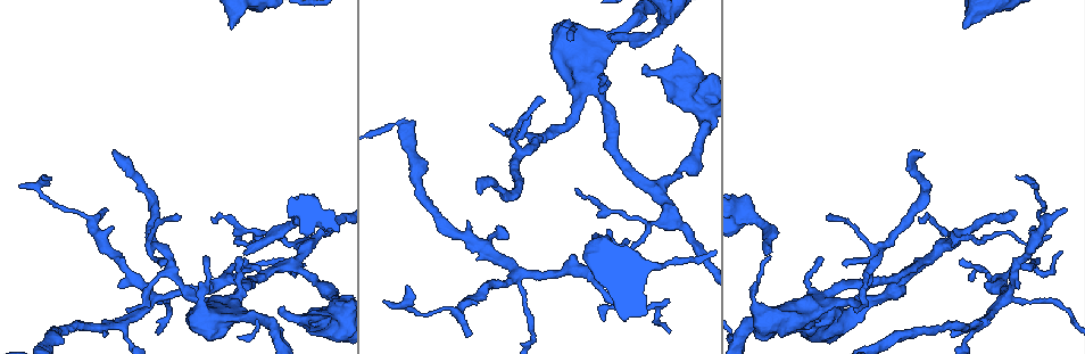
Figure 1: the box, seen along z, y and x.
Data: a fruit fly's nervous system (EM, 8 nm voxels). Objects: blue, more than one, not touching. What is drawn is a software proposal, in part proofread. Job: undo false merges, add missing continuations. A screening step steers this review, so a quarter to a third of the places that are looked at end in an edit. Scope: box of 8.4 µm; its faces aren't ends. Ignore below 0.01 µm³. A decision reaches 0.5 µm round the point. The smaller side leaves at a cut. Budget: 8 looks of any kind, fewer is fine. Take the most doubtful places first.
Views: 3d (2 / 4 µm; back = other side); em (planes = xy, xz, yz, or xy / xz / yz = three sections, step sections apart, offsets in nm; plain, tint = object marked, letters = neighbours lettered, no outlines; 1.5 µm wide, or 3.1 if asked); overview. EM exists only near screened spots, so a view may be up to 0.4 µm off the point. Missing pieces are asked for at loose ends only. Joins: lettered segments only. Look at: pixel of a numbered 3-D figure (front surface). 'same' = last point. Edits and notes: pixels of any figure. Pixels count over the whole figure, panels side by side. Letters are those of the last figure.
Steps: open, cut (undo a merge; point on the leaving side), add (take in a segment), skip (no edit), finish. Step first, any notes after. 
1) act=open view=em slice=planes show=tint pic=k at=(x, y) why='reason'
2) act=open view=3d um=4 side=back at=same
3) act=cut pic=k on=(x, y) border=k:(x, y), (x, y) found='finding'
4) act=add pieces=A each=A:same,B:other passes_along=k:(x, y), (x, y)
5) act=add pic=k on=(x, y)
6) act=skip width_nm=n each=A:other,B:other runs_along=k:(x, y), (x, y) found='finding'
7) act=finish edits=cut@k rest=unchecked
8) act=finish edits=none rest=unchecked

act=open view=3d um=2 pic=1 at=(963, 27) why='branch stops here'

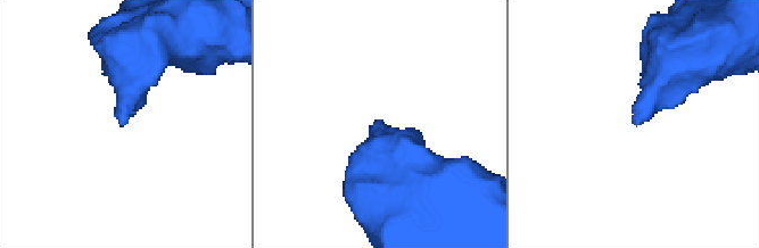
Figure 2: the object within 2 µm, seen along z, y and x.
act=open view=em slice=planes show=tint pic=2 at=(636, 124)

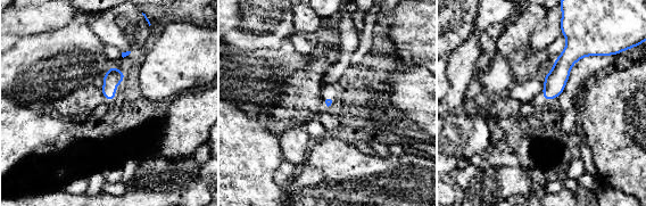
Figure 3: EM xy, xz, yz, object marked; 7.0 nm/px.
act=open view=em slice=planes show=letters at=same

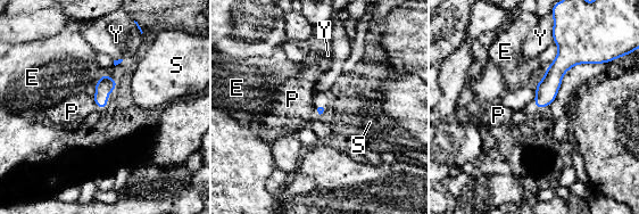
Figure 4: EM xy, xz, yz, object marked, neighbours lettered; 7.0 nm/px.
act=skip each=E:other,P:other,S:other,Y:other border=4:(92, 99), (94, 103) found='no lettered segment goes on from it'

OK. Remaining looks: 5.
act=open view=em slice=planes show=letters pic=1 at=(564, 24) why='calibre changes'

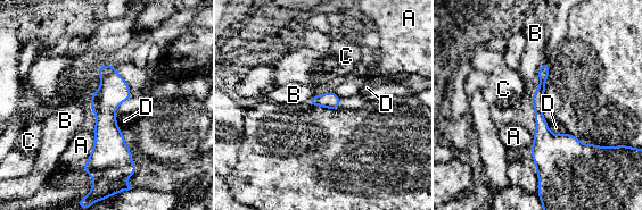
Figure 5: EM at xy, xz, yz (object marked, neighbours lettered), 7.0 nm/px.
act=skip each=A:other,B:other,C:other,D:other runs_along=5:(544, 66), (538, 119), (548, 173) found='all the same neuron'

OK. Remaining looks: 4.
act=open view=3d um=4 pic=1 at=(116, 325) why='three arms meet'

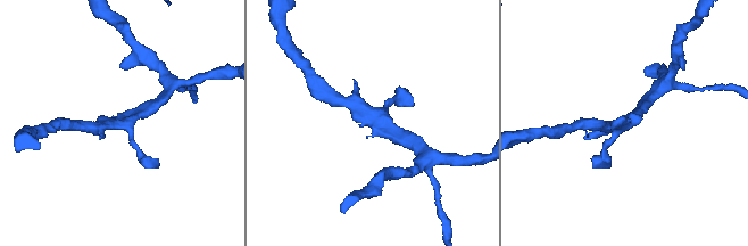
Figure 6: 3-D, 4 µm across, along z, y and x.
act=open view=em slice=xy step=4 show=letters pic=6 at=(622, 123) arms=3

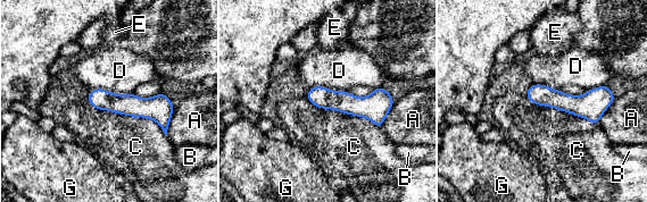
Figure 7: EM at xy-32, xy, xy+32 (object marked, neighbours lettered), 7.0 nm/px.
act=skip longest_contact=C:600nm each=A:other,B:other,C:other,D:other,E:other,G:other found='all the same neuron'

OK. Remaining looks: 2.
act=finish edits=none rest=unchecked

